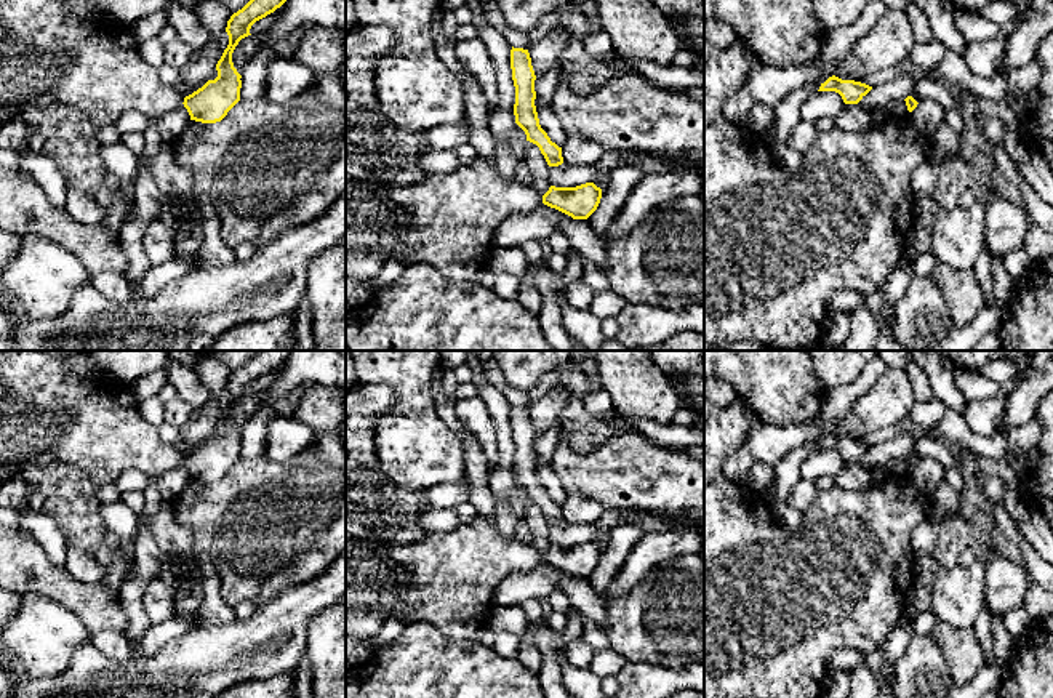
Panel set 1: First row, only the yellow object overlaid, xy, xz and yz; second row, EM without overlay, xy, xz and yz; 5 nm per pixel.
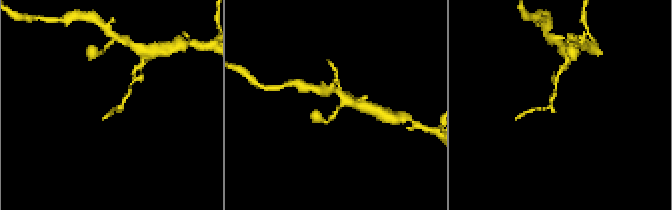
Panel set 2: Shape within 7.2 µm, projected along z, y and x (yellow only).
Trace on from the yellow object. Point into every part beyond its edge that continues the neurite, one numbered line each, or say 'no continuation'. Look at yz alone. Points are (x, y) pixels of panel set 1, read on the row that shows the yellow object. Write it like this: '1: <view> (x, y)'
no continuation

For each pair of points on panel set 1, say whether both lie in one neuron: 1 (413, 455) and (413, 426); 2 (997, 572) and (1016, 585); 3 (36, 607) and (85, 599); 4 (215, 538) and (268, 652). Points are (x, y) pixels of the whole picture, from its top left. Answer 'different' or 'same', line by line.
1: same
2: same
3: different
4: different

